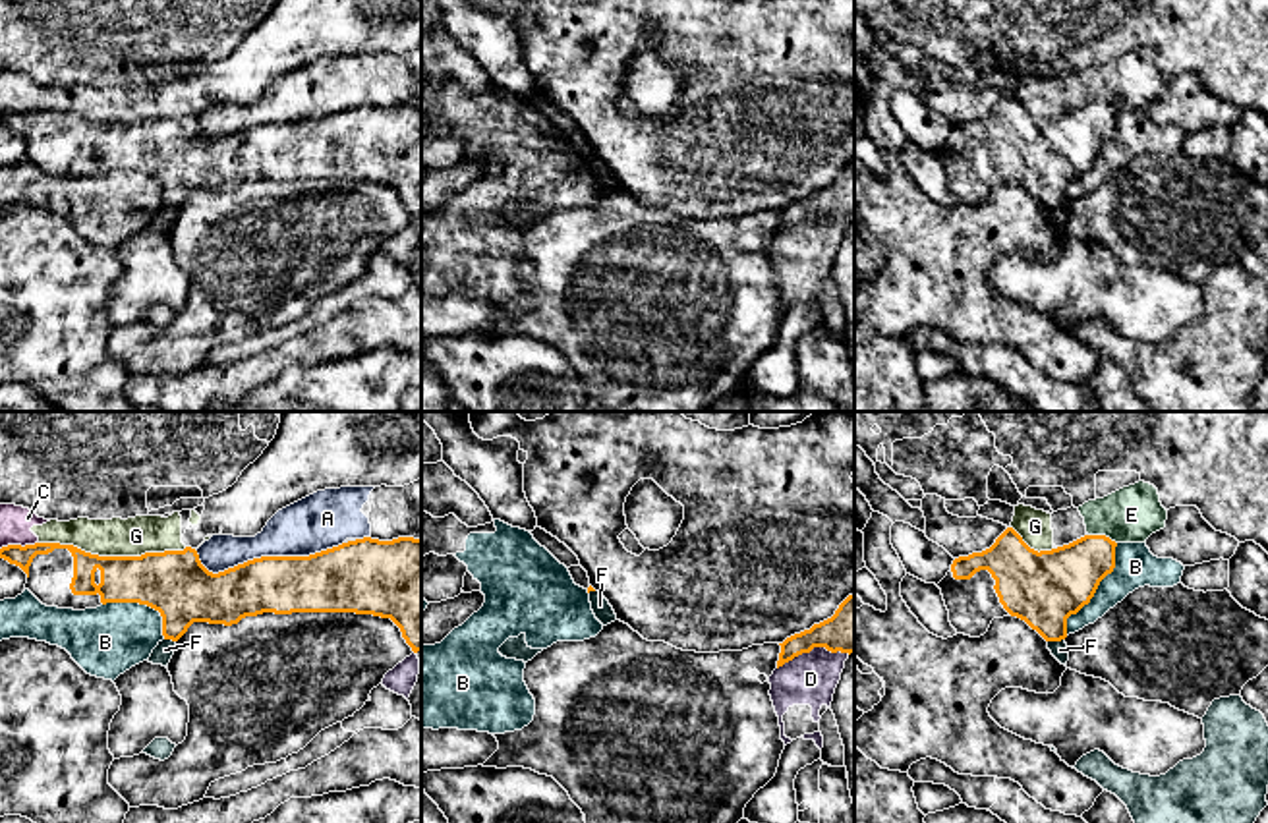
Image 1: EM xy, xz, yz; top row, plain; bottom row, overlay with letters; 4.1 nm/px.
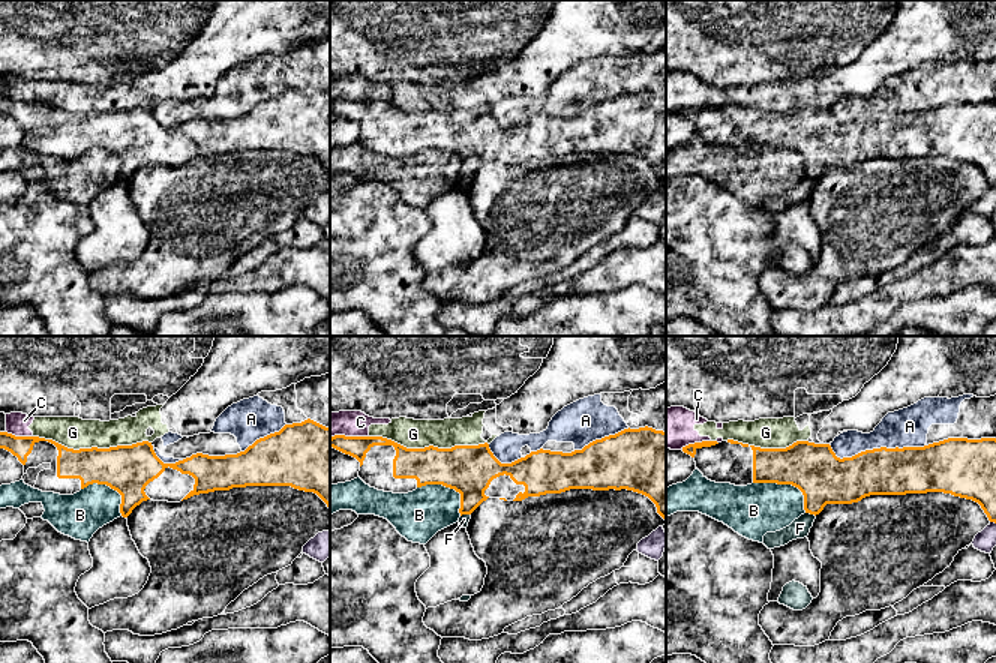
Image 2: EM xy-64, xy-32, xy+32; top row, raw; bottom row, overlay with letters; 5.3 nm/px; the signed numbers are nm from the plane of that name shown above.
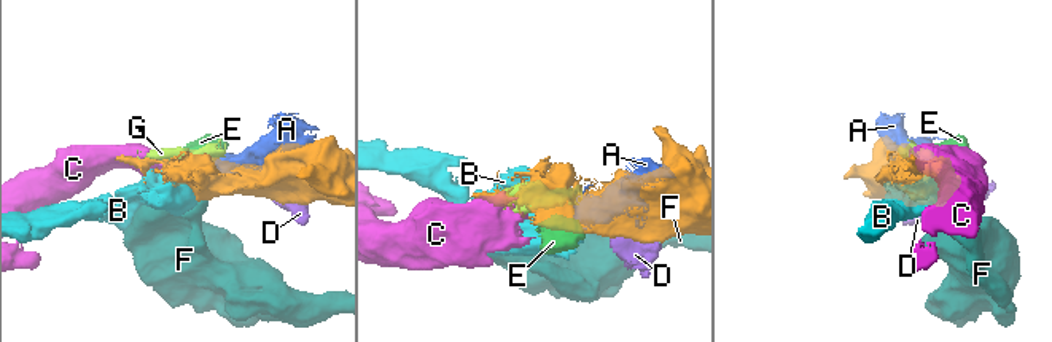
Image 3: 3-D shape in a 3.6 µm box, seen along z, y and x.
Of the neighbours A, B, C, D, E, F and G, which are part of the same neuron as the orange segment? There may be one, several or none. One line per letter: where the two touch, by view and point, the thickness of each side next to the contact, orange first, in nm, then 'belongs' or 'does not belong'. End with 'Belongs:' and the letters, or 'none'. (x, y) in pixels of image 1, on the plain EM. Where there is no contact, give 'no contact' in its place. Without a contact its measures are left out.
A: xy (269, 124) | 260/240 nm | does not belong
B: yz (1095, 159) | 300/180 nm | does not belong
C: xy (18, 113) | 90/140 nm | does not belong
D: xz (812, 215) | 200/220 nm | does not belong
E: yz (1102, 103) | 280/240 nm | does not belong
F: yz (1056, 207) | 300/70 nm | does not belong
G: xy (113, 124) | 260/160 nm | does not belong
Belongs: none

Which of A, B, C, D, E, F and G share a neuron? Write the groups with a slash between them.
A / B D / C E G / F

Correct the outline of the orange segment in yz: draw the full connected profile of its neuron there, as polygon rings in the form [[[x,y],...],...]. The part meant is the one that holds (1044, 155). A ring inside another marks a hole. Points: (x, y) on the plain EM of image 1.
[[[1007,95],[990,116],[955,126],[937,151],[949,189],[957,201],[980,205],[994,185],[1017,184],[1046,209],[1061,209],[1067,185],[1113,139],[1115,114],[1106,102],[1084,102],[1038,120]]]

